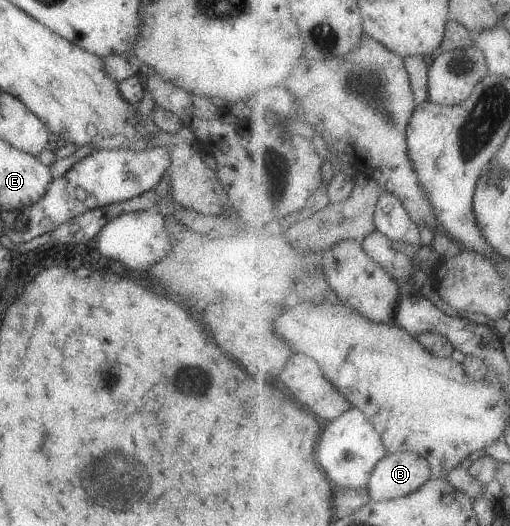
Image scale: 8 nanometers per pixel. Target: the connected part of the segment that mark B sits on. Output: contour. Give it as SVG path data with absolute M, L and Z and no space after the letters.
M400 452L382 459L368 489L376 502L396 500L419 491L432 479L428 459L415 452Z

